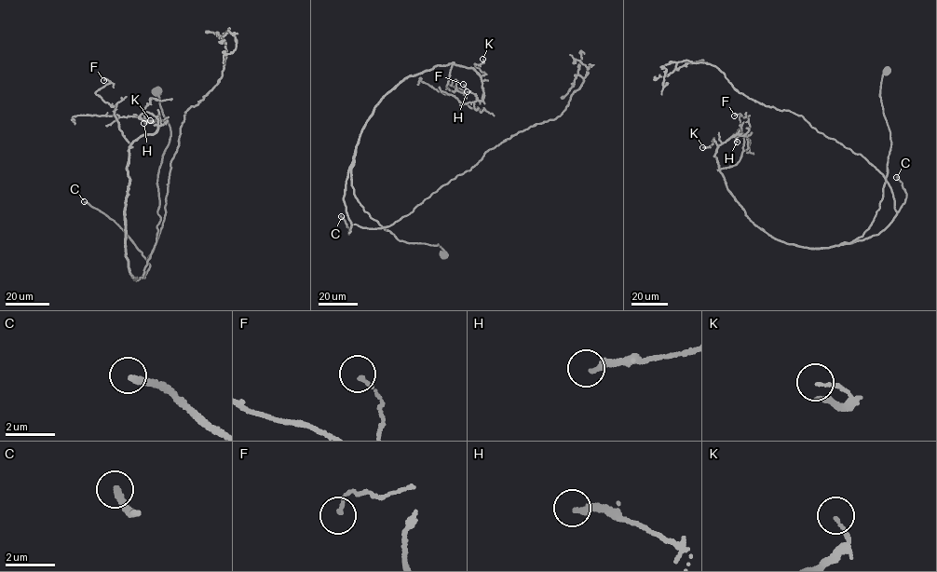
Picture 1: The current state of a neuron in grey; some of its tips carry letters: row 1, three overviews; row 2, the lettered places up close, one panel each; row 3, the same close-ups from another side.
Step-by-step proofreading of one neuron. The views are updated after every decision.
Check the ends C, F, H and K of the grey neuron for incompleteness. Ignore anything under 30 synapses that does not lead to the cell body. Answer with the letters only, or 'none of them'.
C

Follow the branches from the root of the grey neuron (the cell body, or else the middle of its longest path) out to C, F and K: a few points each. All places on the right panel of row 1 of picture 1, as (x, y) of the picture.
C: (888, 71), (879, 94), (891, 142), (883, 197), (868, 229), (844, 243), (887, 226), (906, 197), (896, 177)
F: (888, 71), (883, 197), (849, 242), (799, 247), (750, 220), (719, 170), (743, 150), (734, 115)
K: (888, 71), (883, 197), (850, 242), (808, 249), (772, 237), (727, 188), (713, 138), (702, 147)

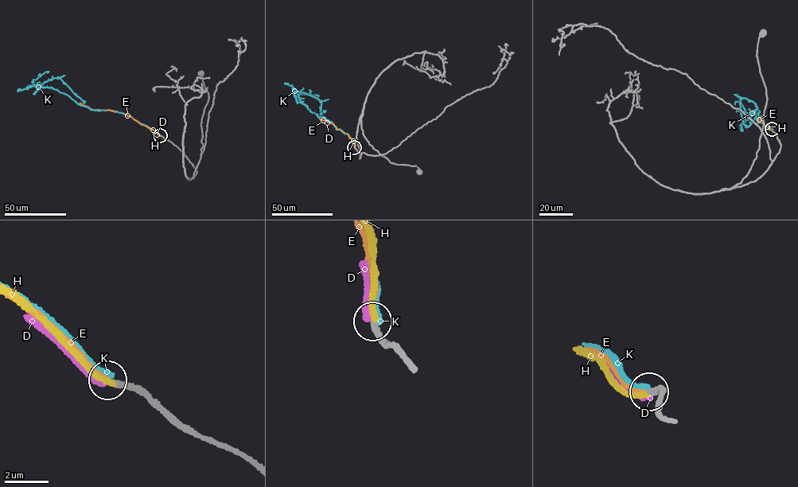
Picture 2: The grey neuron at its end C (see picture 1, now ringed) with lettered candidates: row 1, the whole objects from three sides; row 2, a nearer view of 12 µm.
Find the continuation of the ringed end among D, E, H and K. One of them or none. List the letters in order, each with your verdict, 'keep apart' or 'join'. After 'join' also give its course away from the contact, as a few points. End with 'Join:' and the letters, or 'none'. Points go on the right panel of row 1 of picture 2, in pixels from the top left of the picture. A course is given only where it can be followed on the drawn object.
D: keep apart
E: join; it runs (771, 129), (762, 123), (761, 115), (758, 118), (759, 122), (760, 118)
H: keep apart
K: keep apart
Join: E

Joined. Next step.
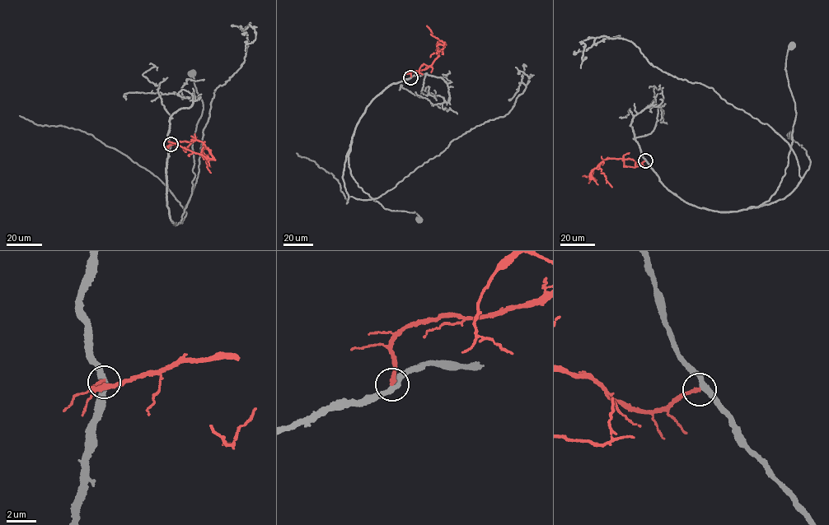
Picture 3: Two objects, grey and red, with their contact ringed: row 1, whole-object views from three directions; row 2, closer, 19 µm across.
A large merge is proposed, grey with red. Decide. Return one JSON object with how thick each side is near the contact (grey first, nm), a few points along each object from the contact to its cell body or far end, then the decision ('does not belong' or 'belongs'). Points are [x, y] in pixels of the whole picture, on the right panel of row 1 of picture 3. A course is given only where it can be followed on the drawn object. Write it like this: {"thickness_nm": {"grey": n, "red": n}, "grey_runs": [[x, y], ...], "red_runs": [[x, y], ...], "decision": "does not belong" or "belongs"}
{"thickness_nm": {"grey": 380, "red": 280}, "grey_runs": [[645, 160], [662, 185], [698, 207], [737, 211], [768, 201], [793, 140], [796, 111], [785, 65], [793, 46]], "red_runs": [[645, 160], [640, 164], [629, 158], [606, 158], [591, 171], [590, 179], [590, 177], [583, 176]], "decision": "belongs"}

